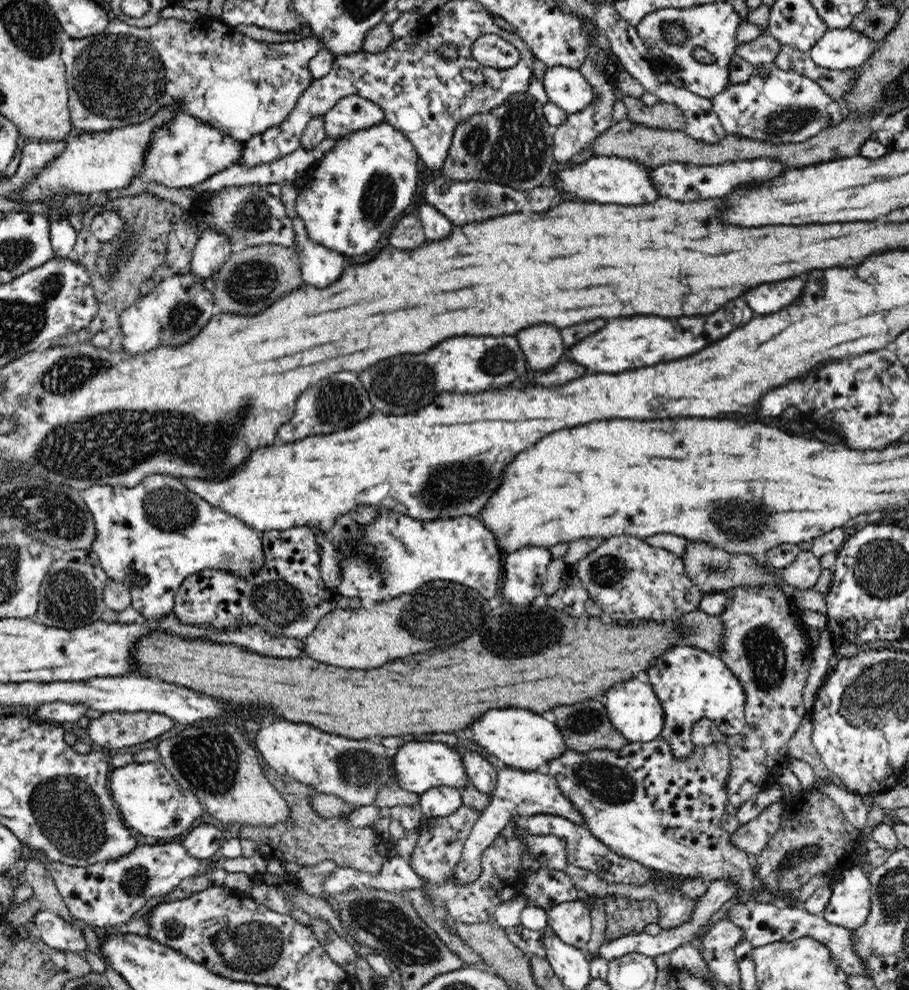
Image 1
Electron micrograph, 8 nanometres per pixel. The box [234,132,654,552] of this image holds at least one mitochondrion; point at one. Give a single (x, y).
(447, 487)

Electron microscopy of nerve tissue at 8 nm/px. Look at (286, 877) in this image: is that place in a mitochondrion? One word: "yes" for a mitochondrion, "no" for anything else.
no

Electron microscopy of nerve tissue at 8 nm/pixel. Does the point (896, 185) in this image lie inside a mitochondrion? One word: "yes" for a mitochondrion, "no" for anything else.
no

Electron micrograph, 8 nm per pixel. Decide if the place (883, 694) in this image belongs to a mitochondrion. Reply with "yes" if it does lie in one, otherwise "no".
yes

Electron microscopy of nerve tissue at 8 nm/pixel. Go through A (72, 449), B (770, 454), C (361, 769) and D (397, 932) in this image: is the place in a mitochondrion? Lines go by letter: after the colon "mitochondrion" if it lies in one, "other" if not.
A: mitochondrion
B: other
C: mitochondrion
D: mitochondrion

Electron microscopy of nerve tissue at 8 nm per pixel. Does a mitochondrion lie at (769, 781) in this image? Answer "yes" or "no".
no

